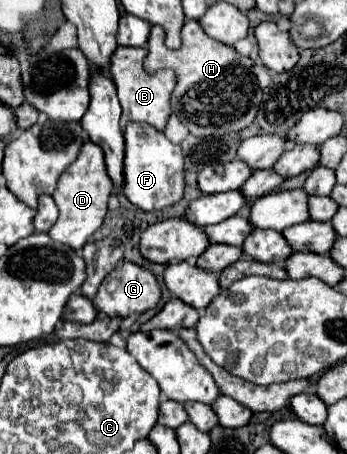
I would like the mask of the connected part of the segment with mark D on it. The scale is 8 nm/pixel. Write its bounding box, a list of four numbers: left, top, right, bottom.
[48,141,112,249]

